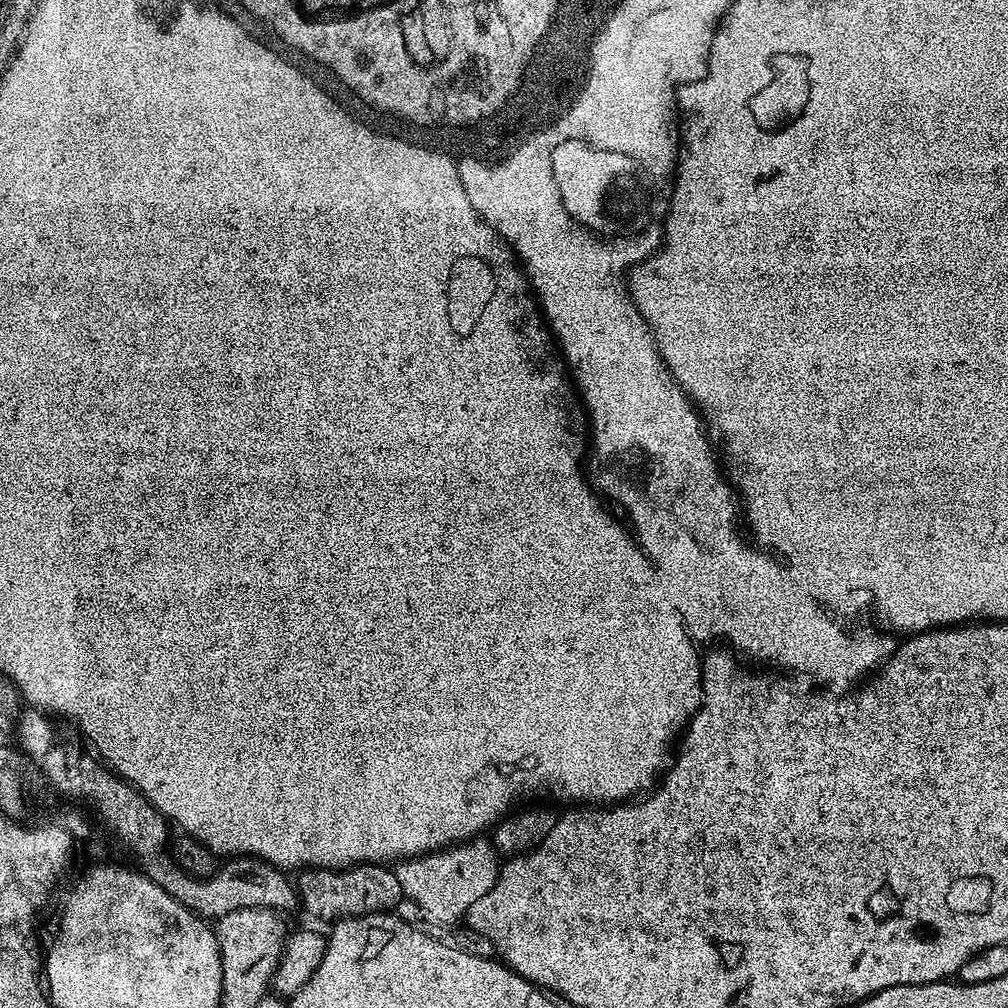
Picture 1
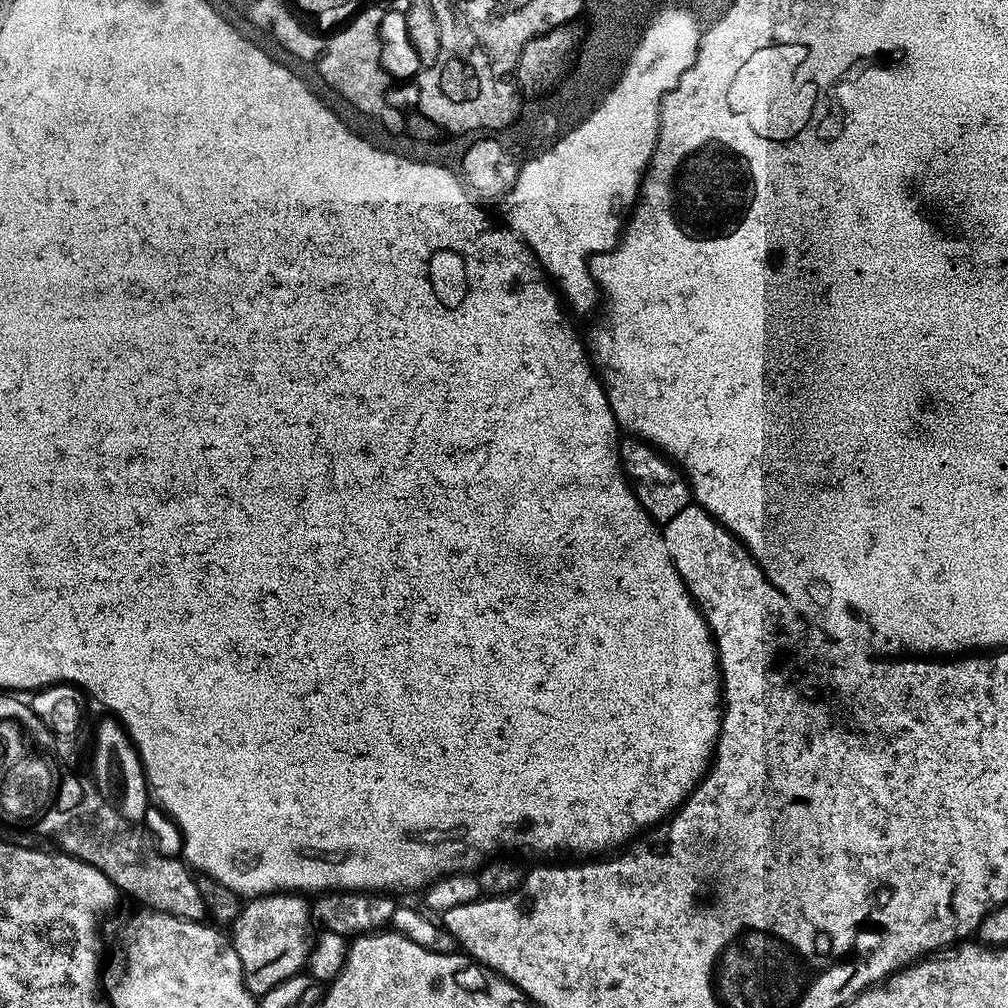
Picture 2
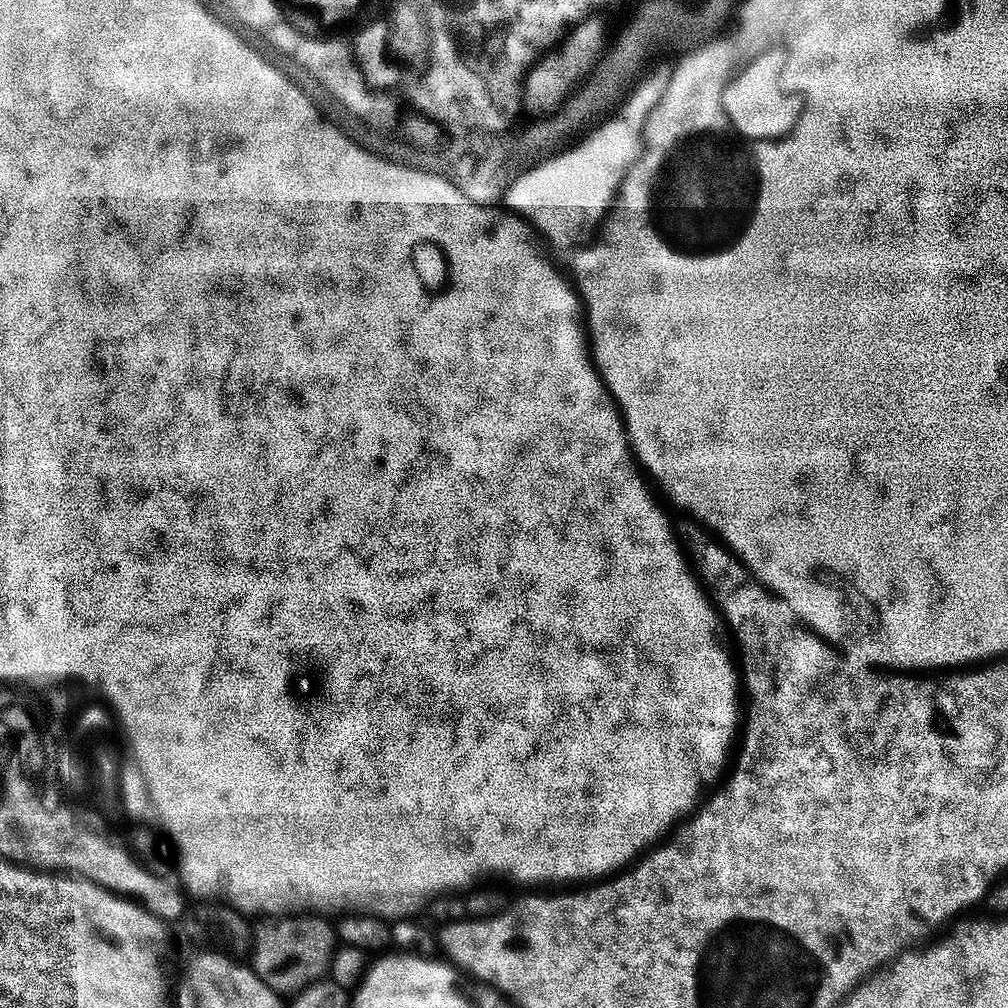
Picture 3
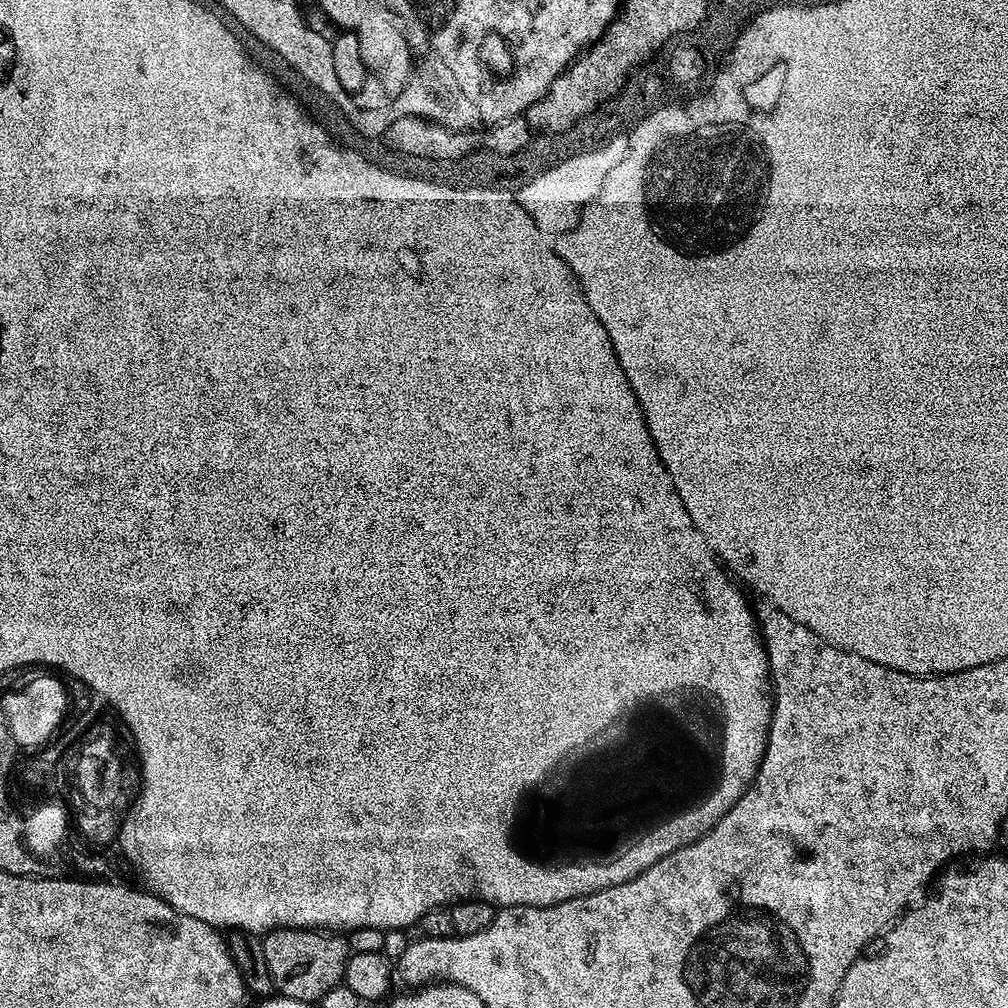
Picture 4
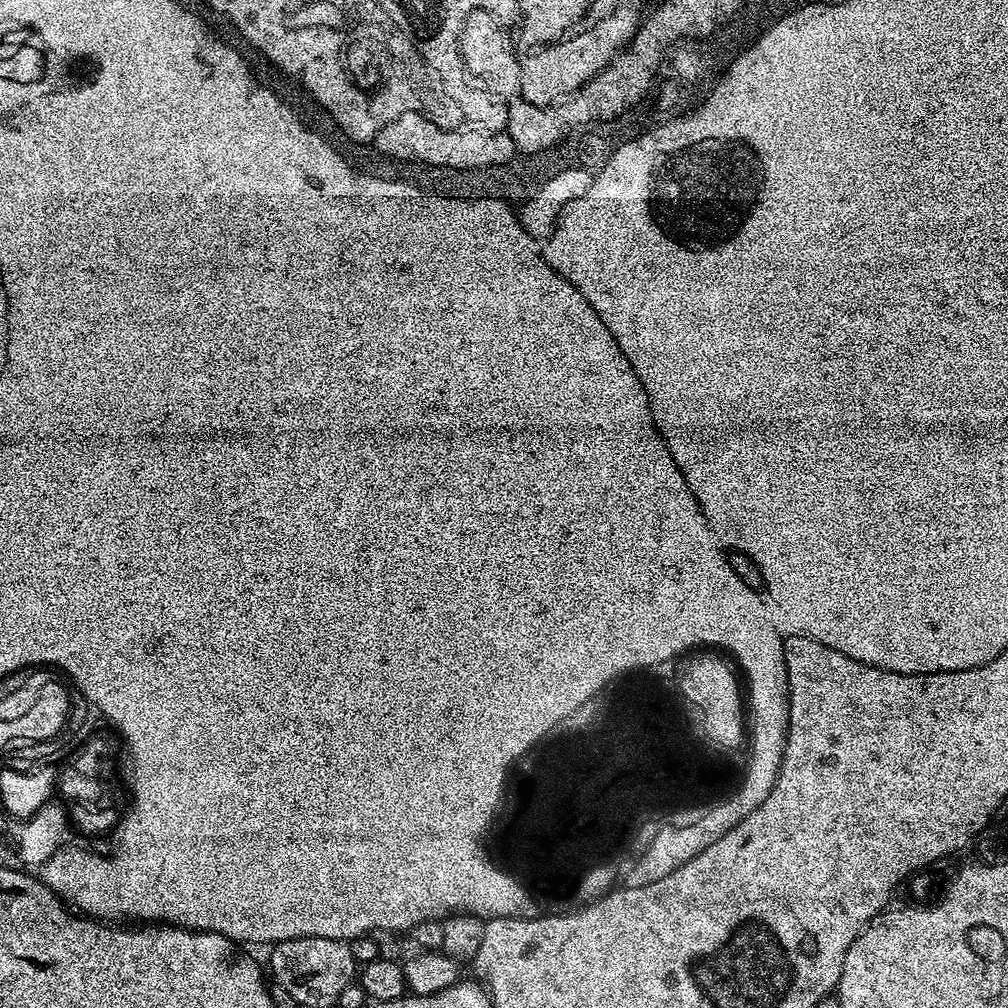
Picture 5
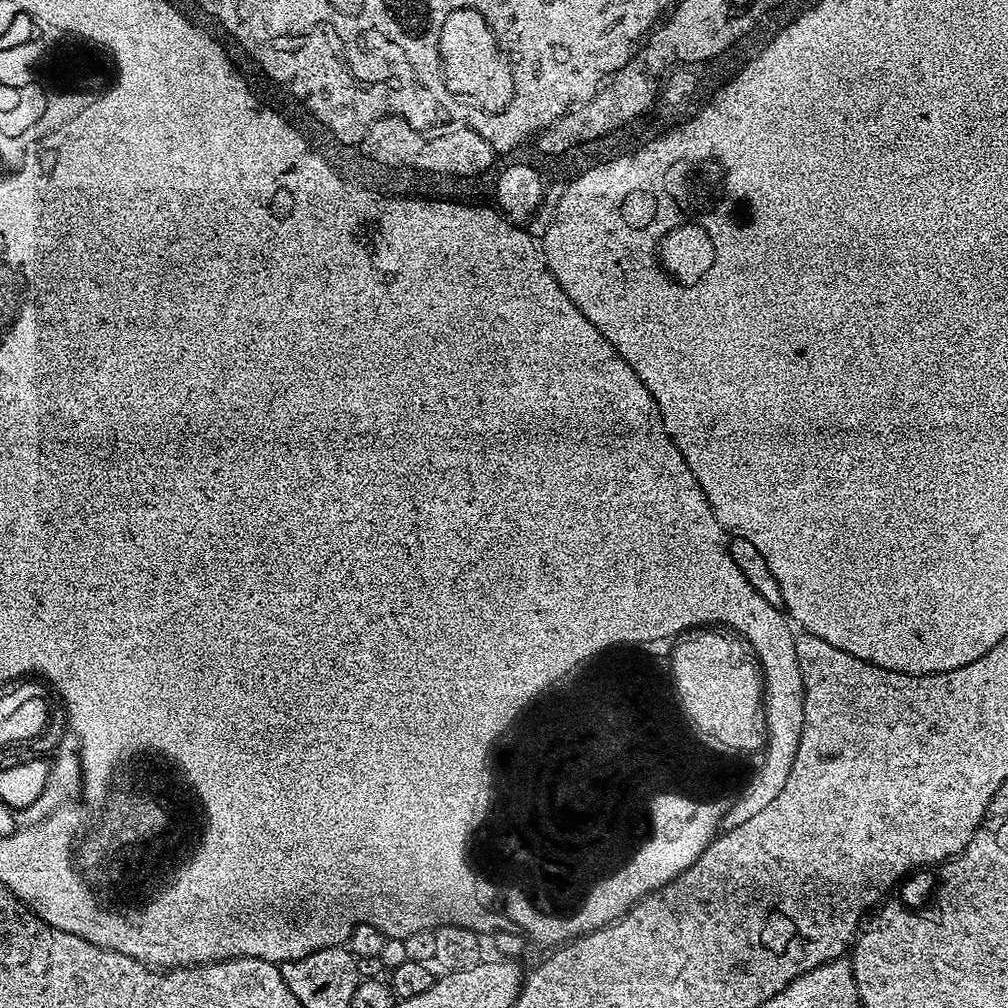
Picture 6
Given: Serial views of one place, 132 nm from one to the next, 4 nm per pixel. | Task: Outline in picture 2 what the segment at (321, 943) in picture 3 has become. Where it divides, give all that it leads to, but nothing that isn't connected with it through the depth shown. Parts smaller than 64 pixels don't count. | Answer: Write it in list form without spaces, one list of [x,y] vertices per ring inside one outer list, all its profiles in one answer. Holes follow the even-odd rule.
[[[276,890],[249,899],[241,907],[238,918],[230,925],[230,939],[238,954],[238,962],[242,962],[244,984],[257,998],[267,994],[283,980],[297,975],[308,963],[308,927],[313,927],[314,921],[309,901],[304,901],[300,896],[303,895]]]

